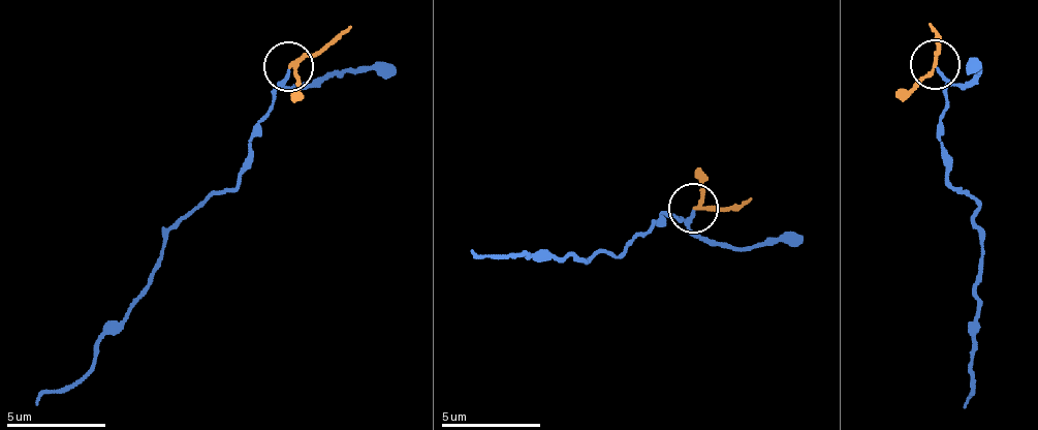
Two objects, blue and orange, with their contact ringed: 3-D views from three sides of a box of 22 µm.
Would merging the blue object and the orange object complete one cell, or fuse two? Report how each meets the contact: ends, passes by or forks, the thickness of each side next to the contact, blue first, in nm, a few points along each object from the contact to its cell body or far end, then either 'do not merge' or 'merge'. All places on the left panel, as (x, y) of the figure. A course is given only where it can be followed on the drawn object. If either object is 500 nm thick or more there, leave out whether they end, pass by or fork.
blue passes by | orange passes by | 120/170 nm | blue via (287, 70), (276, 85), (242, 180), (199, 205), (163, 240), (159, 270), (95, 364), (35, 404) | orange via (287, 65), (327, 50), (352, 25) | merge

